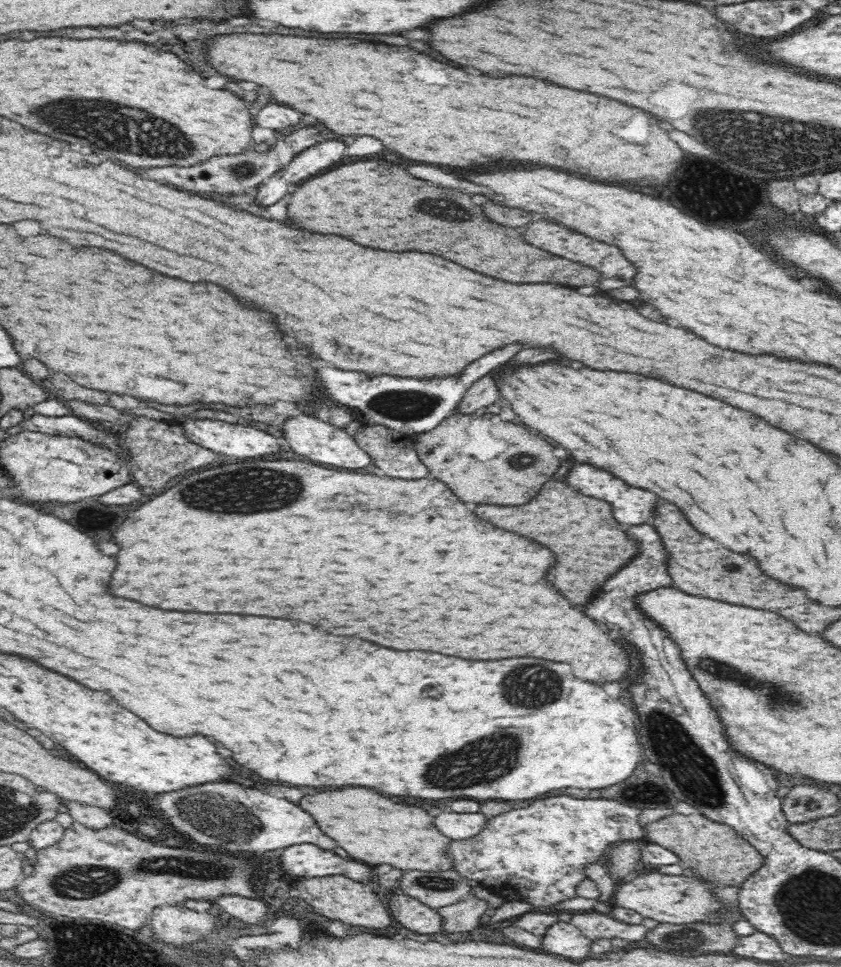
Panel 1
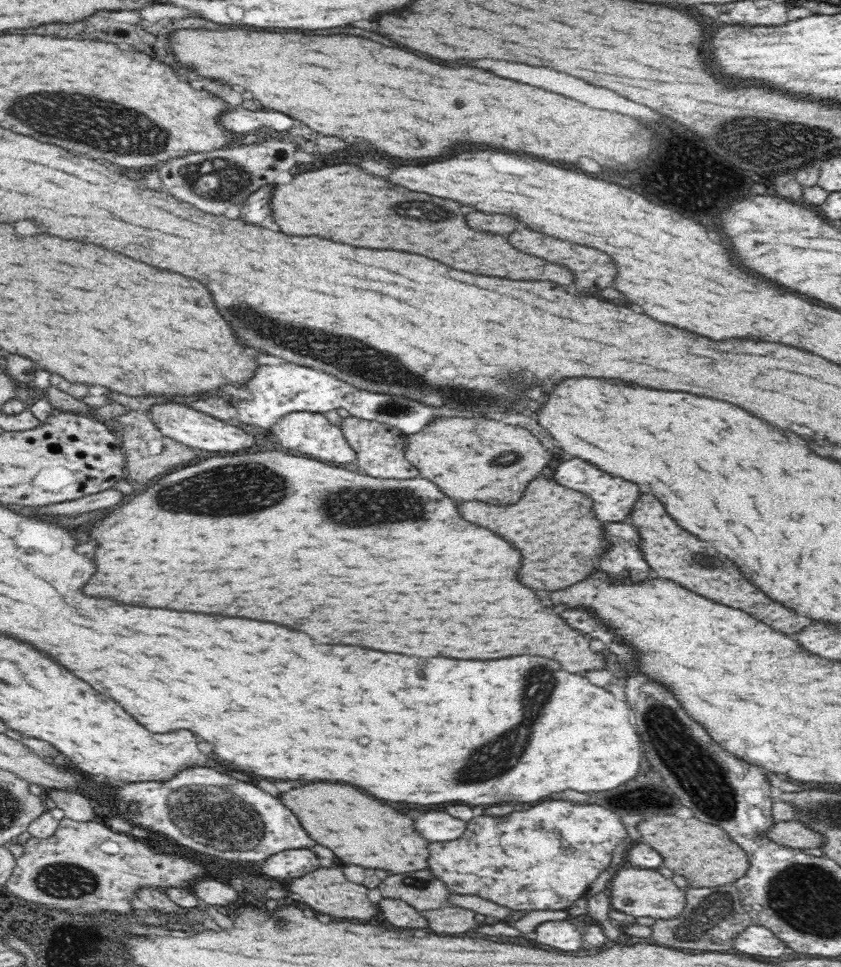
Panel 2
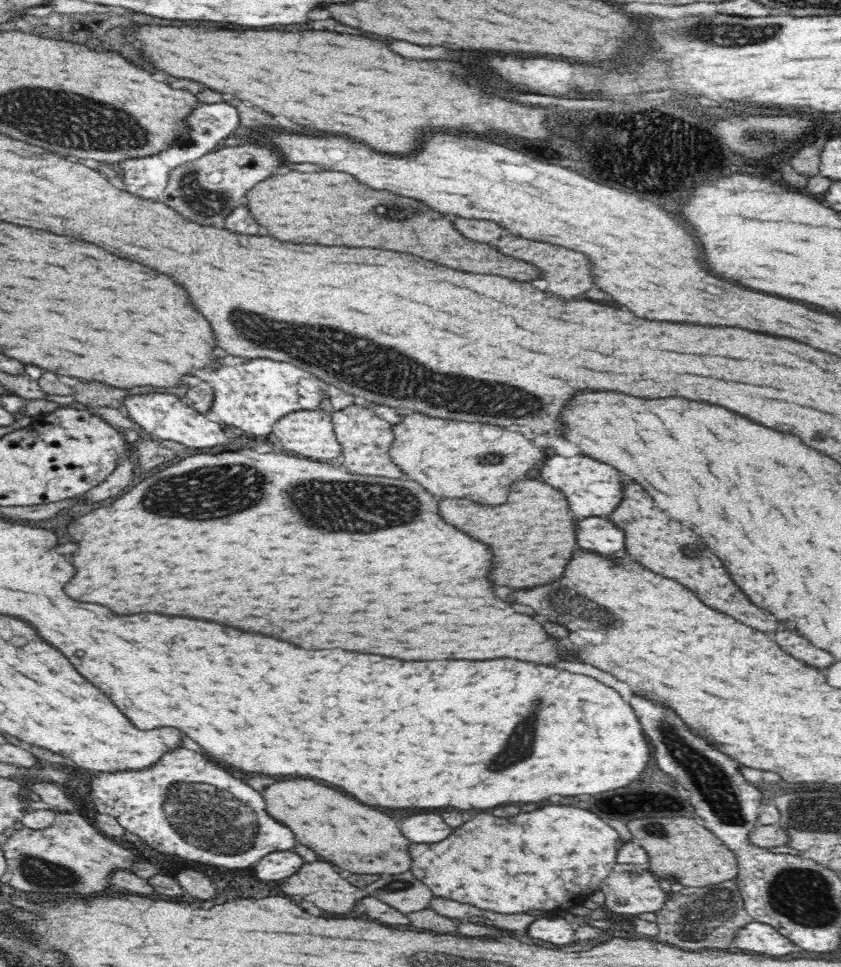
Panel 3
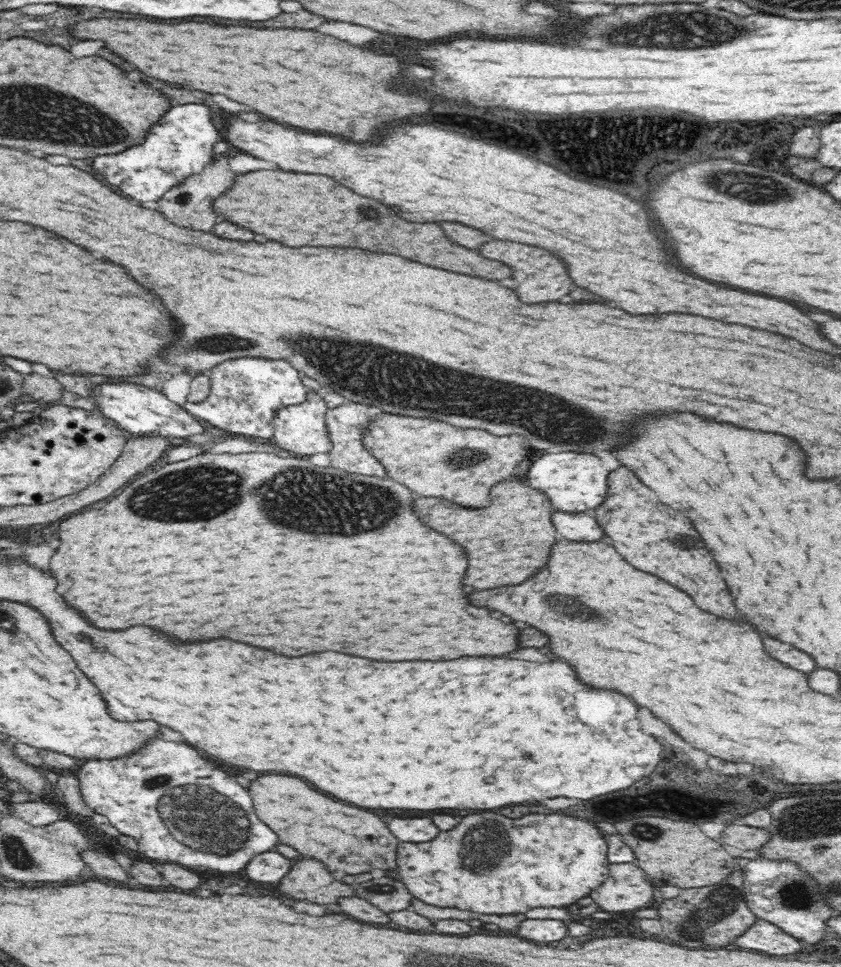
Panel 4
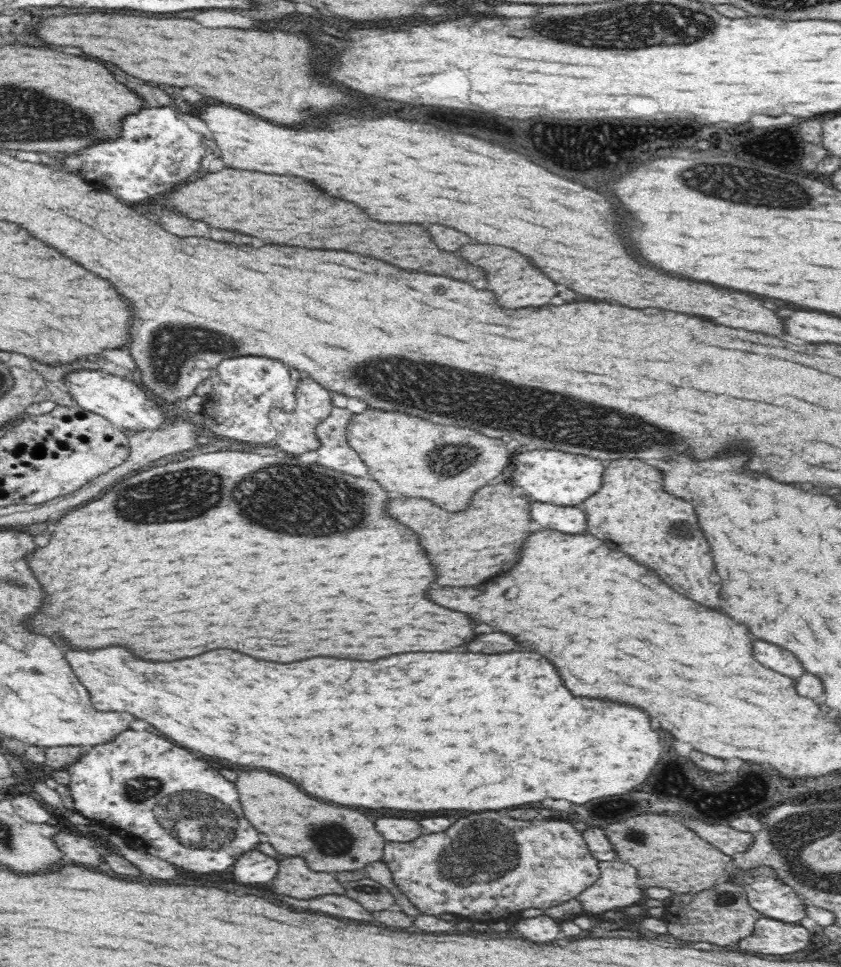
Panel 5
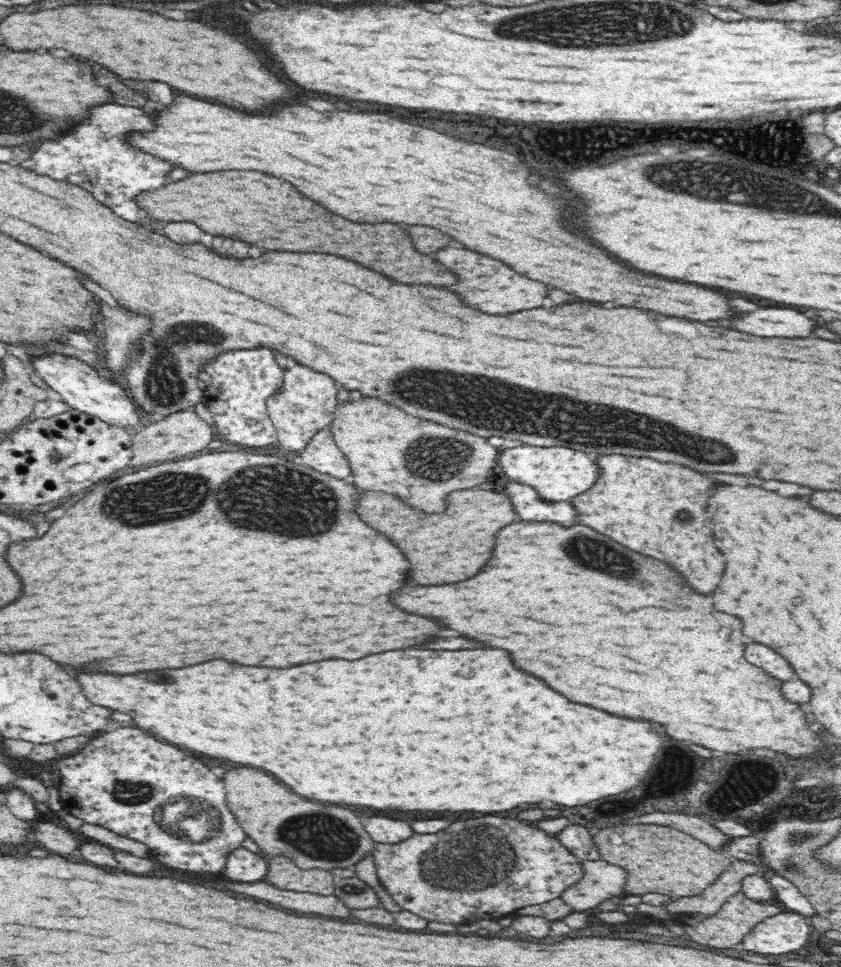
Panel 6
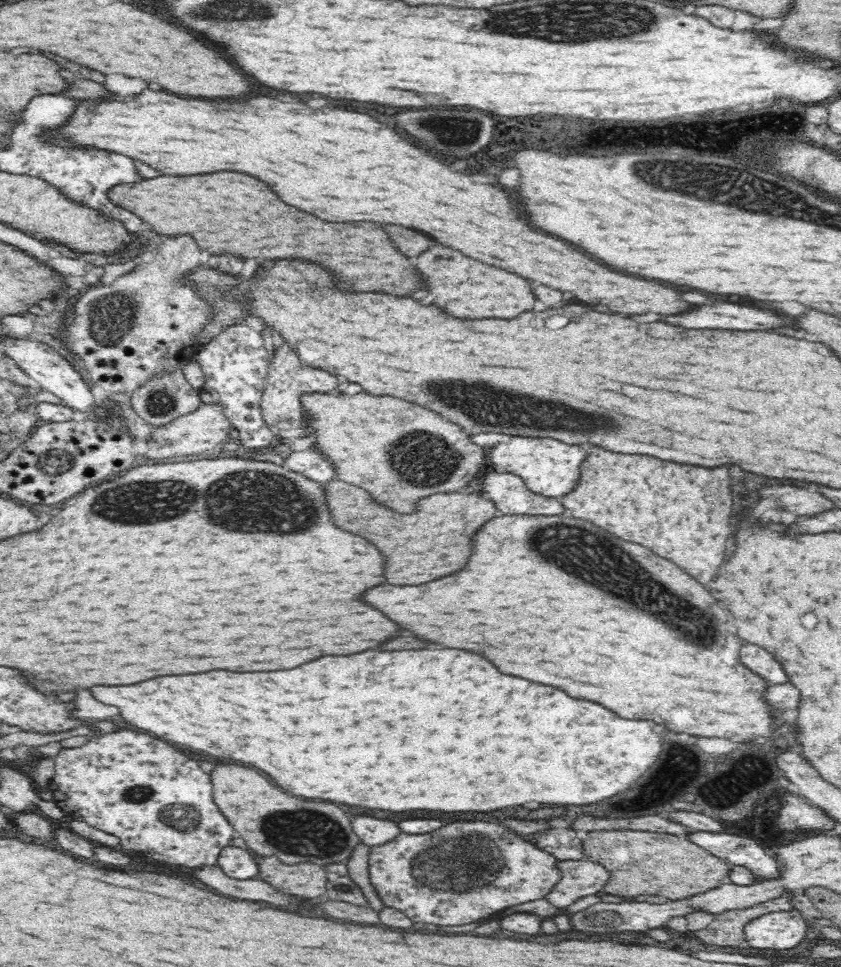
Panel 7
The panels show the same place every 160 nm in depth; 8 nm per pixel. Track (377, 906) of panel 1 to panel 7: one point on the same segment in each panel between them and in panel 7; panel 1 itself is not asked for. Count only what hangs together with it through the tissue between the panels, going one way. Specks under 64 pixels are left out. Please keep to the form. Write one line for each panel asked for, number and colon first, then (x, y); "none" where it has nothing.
2: (326, 890)
3: (316, 882)
4: (307, 879)
5: (294, 878)
6: (281, 872)
7: (307, 879)

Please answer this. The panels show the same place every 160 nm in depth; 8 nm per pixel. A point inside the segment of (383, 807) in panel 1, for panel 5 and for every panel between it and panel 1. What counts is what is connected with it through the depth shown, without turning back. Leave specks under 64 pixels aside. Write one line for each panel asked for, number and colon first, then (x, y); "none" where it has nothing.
2: (339, 817)
3: (353, 836)
4: (316, 826)
5: (344, 840)

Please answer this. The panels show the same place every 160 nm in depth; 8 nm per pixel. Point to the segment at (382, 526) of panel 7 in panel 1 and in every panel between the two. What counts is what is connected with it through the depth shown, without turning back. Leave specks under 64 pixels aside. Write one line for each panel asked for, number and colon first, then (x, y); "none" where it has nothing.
1: (589, 546)
2: (554, 528)
3: (532, 536)
4: (521, 532)
5: (461, 553)
6: (452, 546)

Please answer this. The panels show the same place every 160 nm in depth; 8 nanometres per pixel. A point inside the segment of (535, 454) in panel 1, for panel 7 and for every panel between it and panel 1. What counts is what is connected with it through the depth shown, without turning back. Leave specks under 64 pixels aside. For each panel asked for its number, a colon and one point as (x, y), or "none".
2: (467, 458)
3: (479, 461)
4: (431, 458)
5: (445, 464)
6: (390, 451)
7: (400, 452)

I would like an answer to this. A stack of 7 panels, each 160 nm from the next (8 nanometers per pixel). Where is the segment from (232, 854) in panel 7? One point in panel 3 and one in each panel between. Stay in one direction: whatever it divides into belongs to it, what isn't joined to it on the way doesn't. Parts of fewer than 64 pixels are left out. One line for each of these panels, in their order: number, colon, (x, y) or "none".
3: (281, 865)
4: (269, 867)
5: (253, 867)
6: (243, 866)

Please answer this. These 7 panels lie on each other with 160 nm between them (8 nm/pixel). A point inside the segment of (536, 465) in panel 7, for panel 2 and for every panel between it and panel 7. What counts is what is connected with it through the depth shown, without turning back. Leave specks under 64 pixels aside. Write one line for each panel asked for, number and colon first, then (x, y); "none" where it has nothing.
2: (613, 498)
3: (593, 489)
4: (576, 481)
5: (561, 478)
6: (558, 474)

